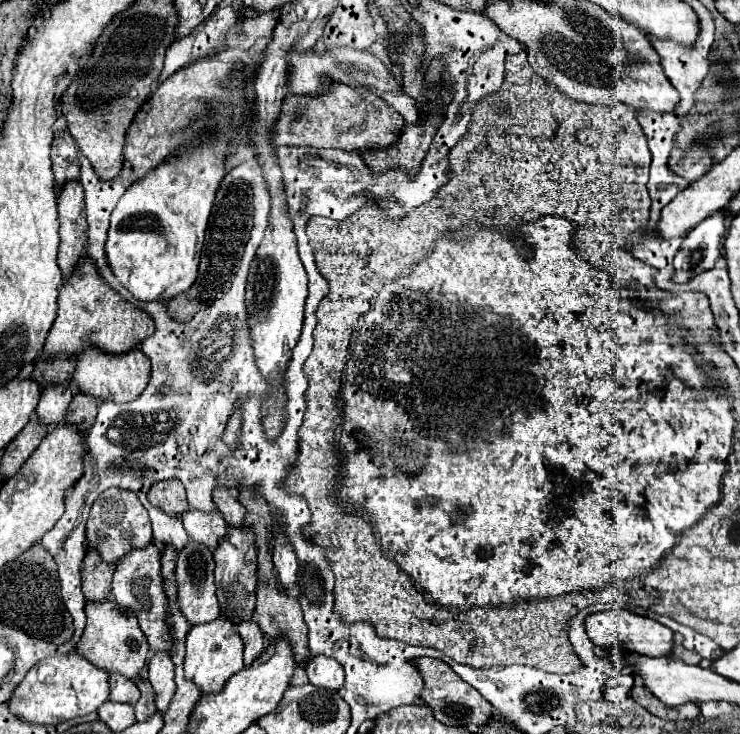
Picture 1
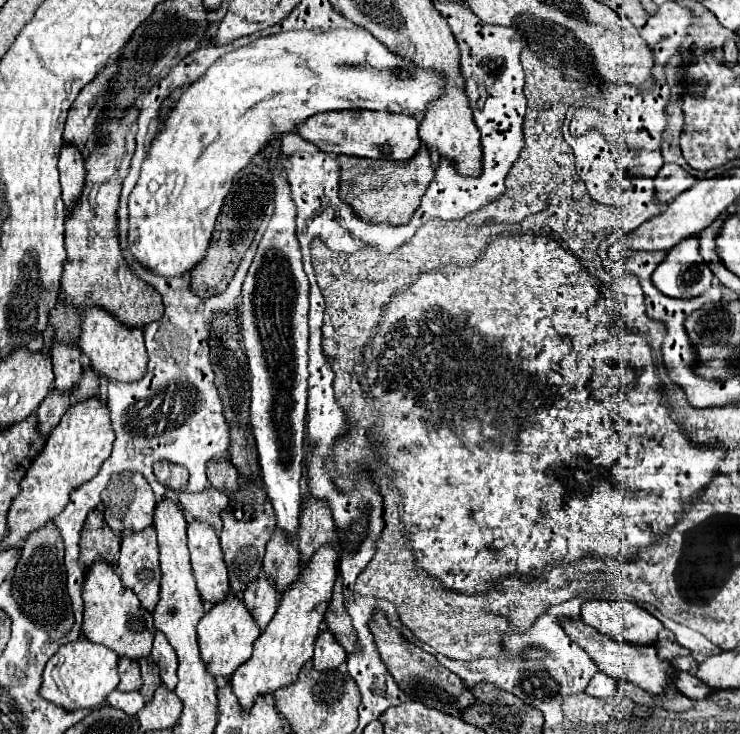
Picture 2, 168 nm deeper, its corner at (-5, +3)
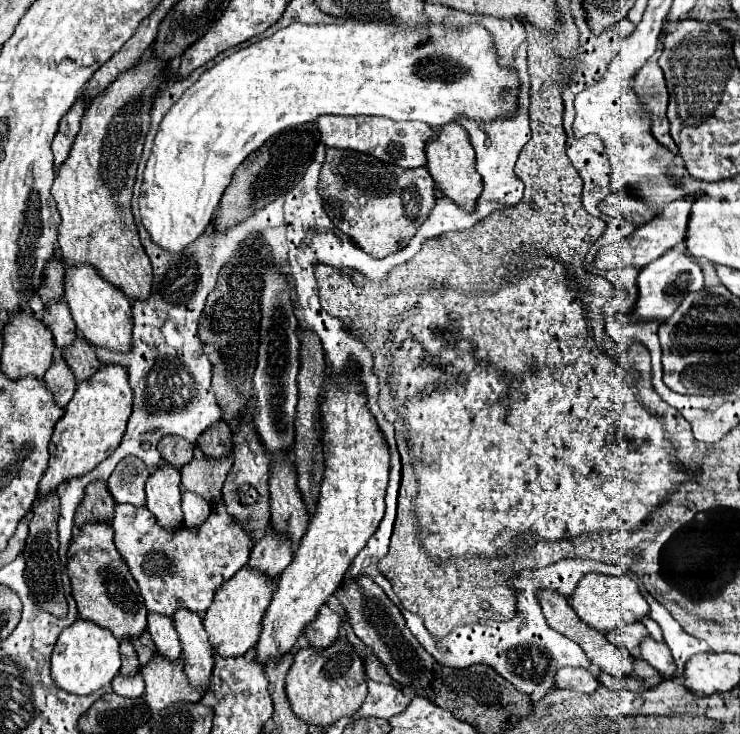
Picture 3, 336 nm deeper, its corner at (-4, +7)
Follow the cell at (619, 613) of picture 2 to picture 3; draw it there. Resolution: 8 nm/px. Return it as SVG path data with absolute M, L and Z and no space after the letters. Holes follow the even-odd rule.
M587 573L575 587L575 591L569 597L569 605L577 613L577 617L587 623L589 627L605 633L609 629L615 629L623 623L635 623L643 615L649 615L649 605L639 593L637 577L625 575L625 577L611 577L601 573Z

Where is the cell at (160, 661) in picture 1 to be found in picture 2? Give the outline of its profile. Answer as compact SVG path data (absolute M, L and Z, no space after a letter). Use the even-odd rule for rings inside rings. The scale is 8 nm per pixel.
M156 633L156 637L154 637L154 649L152 649L150 657L160 667L160 677L162 677L164 687L170 689L170 691L174 691L176 689L178 659L176 659L176 653L174 653L172 645L166 641L166 637L162 637L162 633Z

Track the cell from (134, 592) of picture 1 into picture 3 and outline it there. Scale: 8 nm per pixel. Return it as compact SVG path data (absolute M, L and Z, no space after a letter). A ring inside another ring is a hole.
M221 499L213 505L211 515L199 527L169 531L157 525L155 515L147 507L115 505L115 517L111 519L115 545L125 555L149 611L173 615L183 607L203 617L213 601L215 589L249 561L249 551L253 547L251 537L231 515L227 515L229 513L225 511L225 503Z

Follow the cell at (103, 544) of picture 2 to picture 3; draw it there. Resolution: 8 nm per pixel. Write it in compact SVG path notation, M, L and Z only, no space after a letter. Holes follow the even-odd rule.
M91 481L85 487L85 497L75 513L75 527L87 521L109 521L115 509L115 501L105 485L105 481Z

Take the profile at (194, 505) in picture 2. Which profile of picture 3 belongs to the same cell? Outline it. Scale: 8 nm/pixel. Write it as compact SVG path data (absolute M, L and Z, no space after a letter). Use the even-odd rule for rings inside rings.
M195 453L195 457L181 469L181 479L183 479L181 485L183 489L201 493L201 497L205 497L209 505L215 505L221 497L221 487L231 469L231 463L233 463L231 455L213 459L199 453L199 459L197 459L197 453Z

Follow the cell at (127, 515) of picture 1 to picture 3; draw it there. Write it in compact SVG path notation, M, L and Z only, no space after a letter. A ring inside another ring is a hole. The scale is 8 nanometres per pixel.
M125 457L107 481L107 487L115 503L131 503L135 507L145 505L145 481L149 477L147 465L139 457Z

